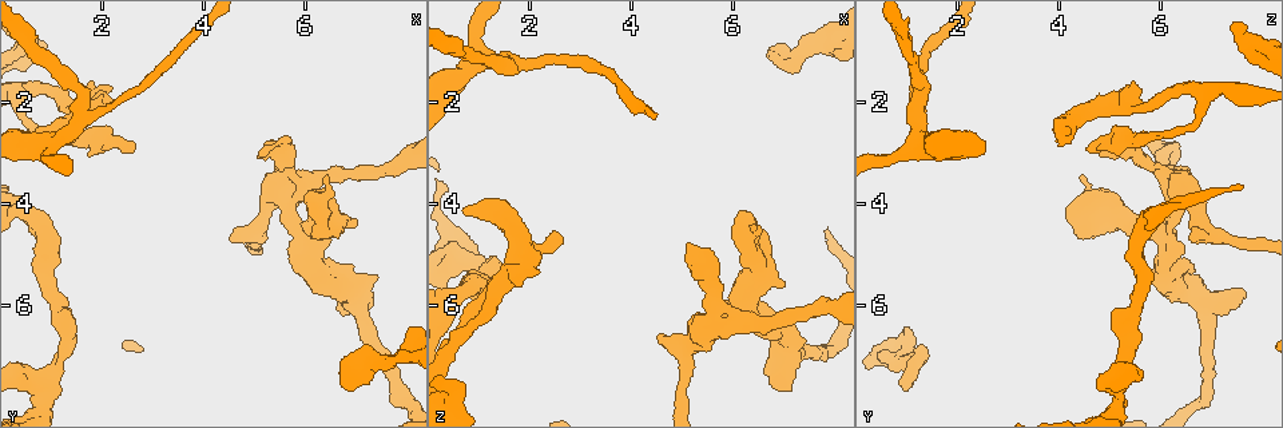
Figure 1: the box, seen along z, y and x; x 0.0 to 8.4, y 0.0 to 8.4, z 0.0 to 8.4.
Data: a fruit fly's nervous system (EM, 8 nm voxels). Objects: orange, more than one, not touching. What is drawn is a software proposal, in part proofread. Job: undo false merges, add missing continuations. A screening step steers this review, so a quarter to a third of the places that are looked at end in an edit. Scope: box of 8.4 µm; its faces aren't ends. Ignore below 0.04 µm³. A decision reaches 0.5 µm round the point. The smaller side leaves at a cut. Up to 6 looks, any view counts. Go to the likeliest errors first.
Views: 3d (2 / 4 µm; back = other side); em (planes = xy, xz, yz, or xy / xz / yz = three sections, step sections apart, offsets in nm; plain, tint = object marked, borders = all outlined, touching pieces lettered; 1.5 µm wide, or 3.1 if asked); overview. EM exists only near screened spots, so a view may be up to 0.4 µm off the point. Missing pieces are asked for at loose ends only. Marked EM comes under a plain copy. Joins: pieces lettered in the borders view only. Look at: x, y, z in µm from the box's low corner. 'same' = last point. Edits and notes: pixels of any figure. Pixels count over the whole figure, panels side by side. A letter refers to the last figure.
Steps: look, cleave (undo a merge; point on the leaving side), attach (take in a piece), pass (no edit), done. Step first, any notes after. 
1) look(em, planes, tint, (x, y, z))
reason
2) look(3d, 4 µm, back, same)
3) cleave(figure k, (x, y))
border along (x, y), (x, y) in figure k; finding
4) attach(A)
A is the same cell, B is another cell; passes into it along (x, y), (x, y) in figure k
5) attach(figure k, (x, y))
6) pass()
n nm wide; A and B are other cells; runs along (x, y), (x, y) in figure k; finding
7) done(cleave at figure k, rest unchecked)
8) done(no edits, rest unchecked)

look(em, xy, step 4, borders, (2.65, 2.95, 4.65))
long arm stops here

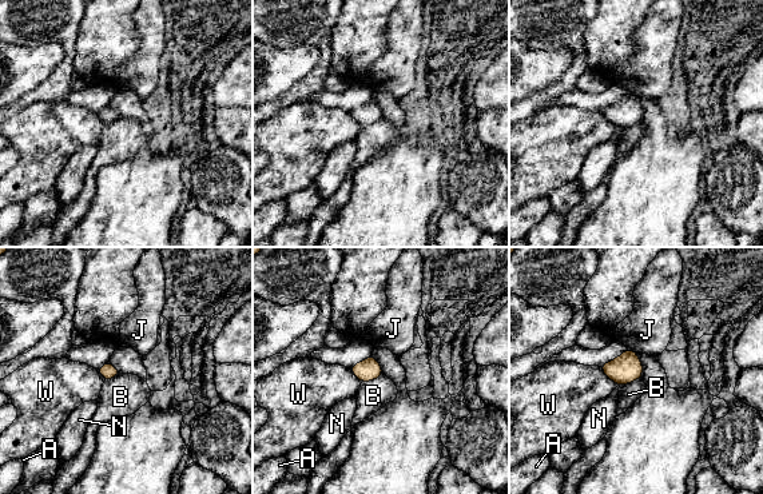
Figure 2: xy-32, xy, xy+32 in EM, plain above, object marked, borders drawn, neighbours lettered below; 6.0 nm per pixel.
pass()
A, B, J, N and W are other cells; border along (384, 374), (361, 383) in figure 2; none of them fits

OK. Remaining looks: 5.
look(3d, 2 µm, (7.00, 6.85, 1.40))
free end

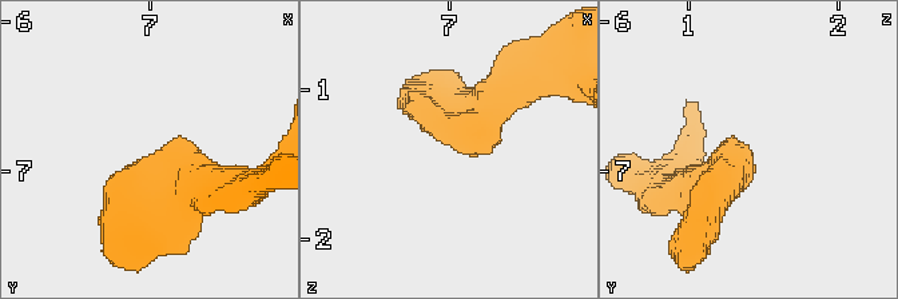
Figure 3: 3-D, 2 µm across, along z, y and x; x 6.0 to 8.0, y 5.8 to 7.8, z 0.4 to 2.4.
look(em, xz, step 4, borders, (7.04, 6.90, 1.38))

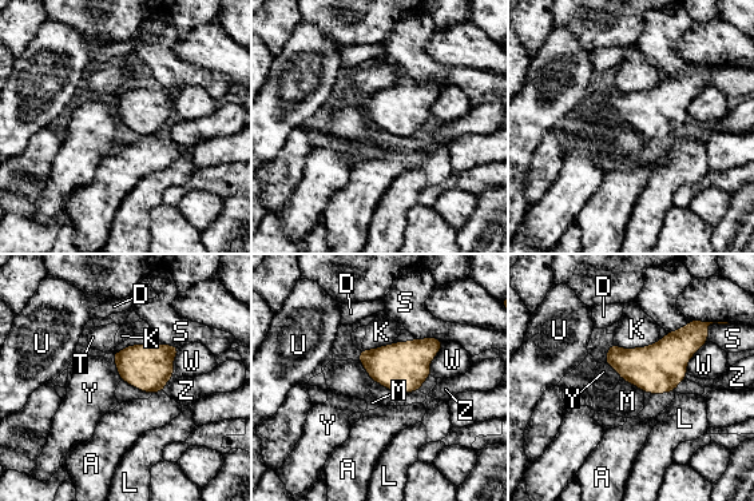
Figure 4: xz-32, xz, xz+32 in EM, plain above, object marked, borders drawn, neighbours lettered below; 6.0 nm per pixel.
pass()
A, D, K, L, M, S, T, U, W, Y and Z are other cells; border along (111, 353), (116, 373), (122, 380) in figure 4; none of them fits

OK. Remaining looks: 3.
look(3d, 4 µm, (5.95, 4.45, 6.10))

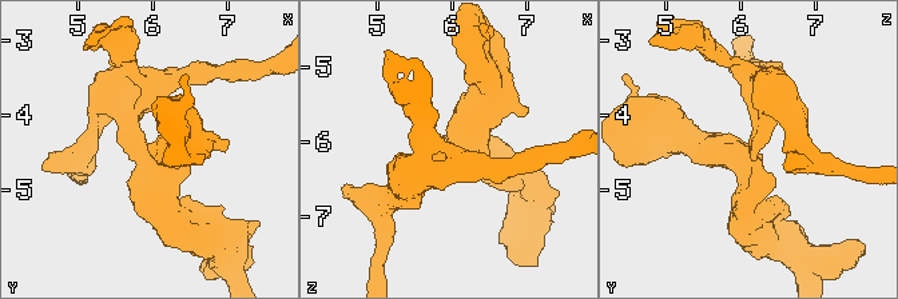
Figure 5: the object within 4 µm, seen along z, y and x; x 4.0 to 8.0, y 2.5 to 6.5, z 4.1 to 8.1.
look(em, planes, tint, (5.95, 4.50, 6.10))
need the tissue

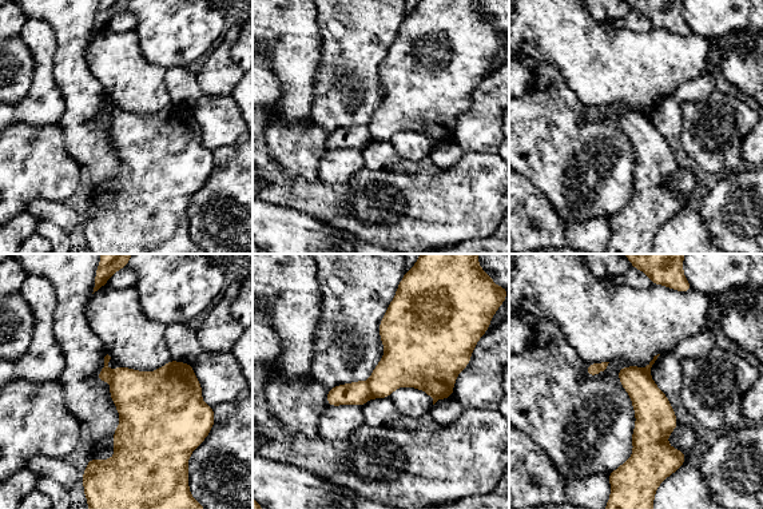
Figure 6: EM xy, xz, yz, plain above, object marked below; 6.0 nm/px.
look(em, planes, borders, same)
see the neighbours

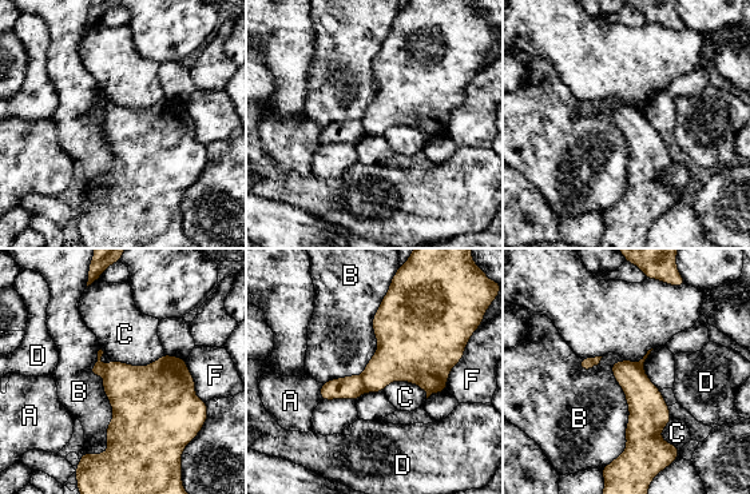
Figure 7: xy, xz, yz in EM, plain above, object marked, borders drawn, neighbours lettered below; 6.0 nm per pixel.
cleave(figure 7, (352, 387))
B touches over 650 nm; A, B, C, D and F are other cells; border along (360, 377), (365, 391) in figure 7; a second neuron is stuck on

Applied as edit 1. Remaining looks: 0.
done(cleave at figure 7, rest unchecked)

